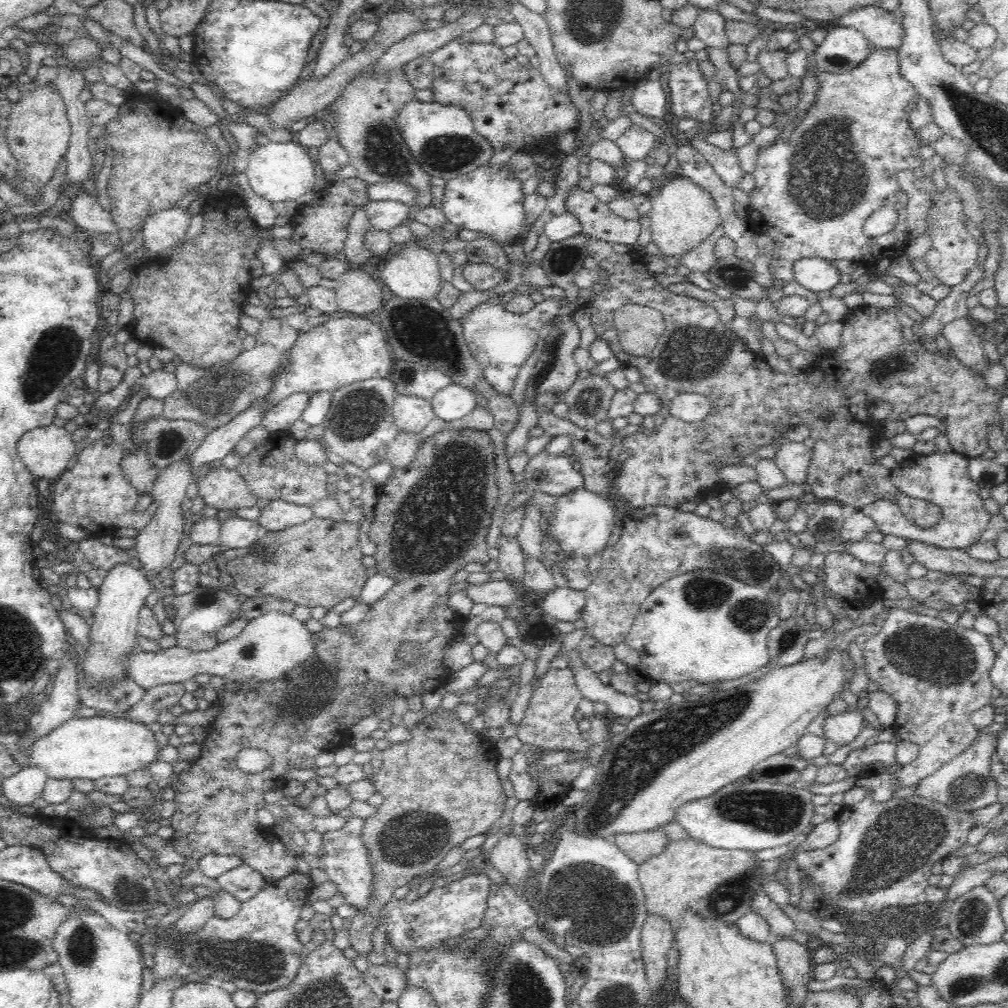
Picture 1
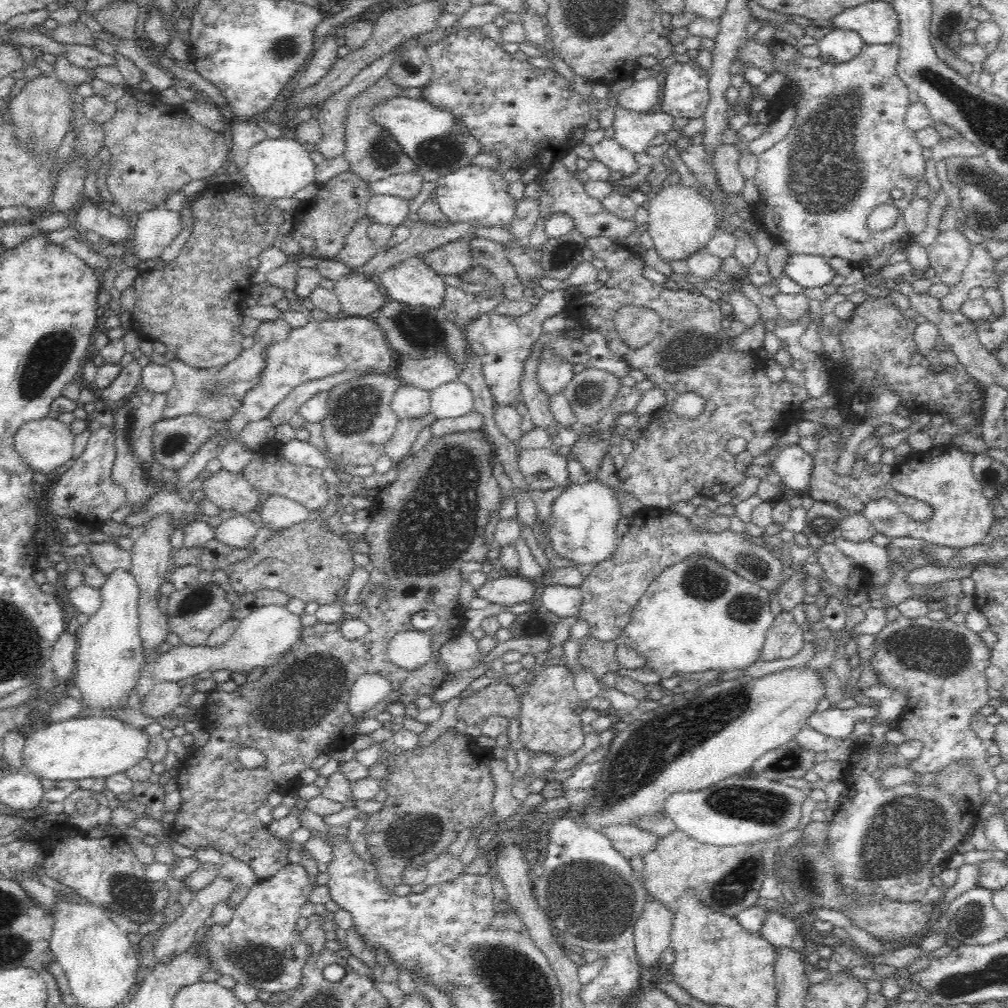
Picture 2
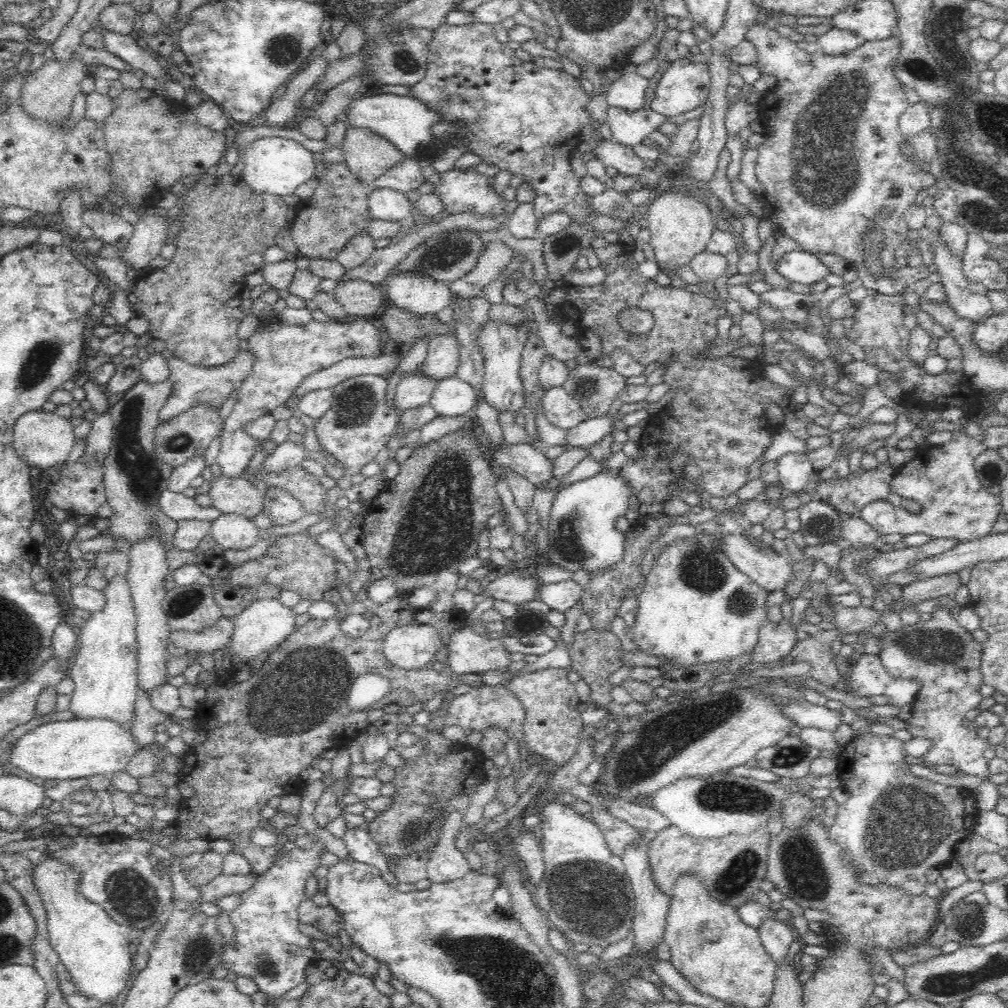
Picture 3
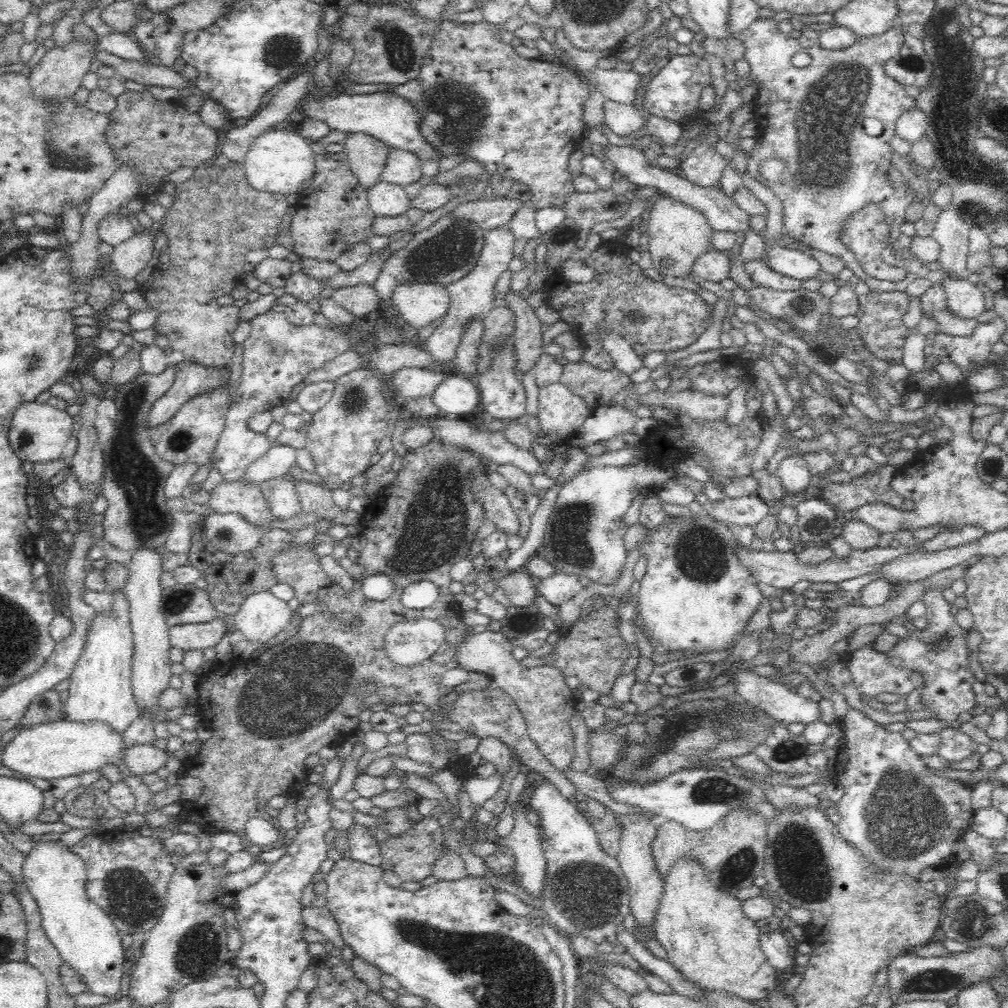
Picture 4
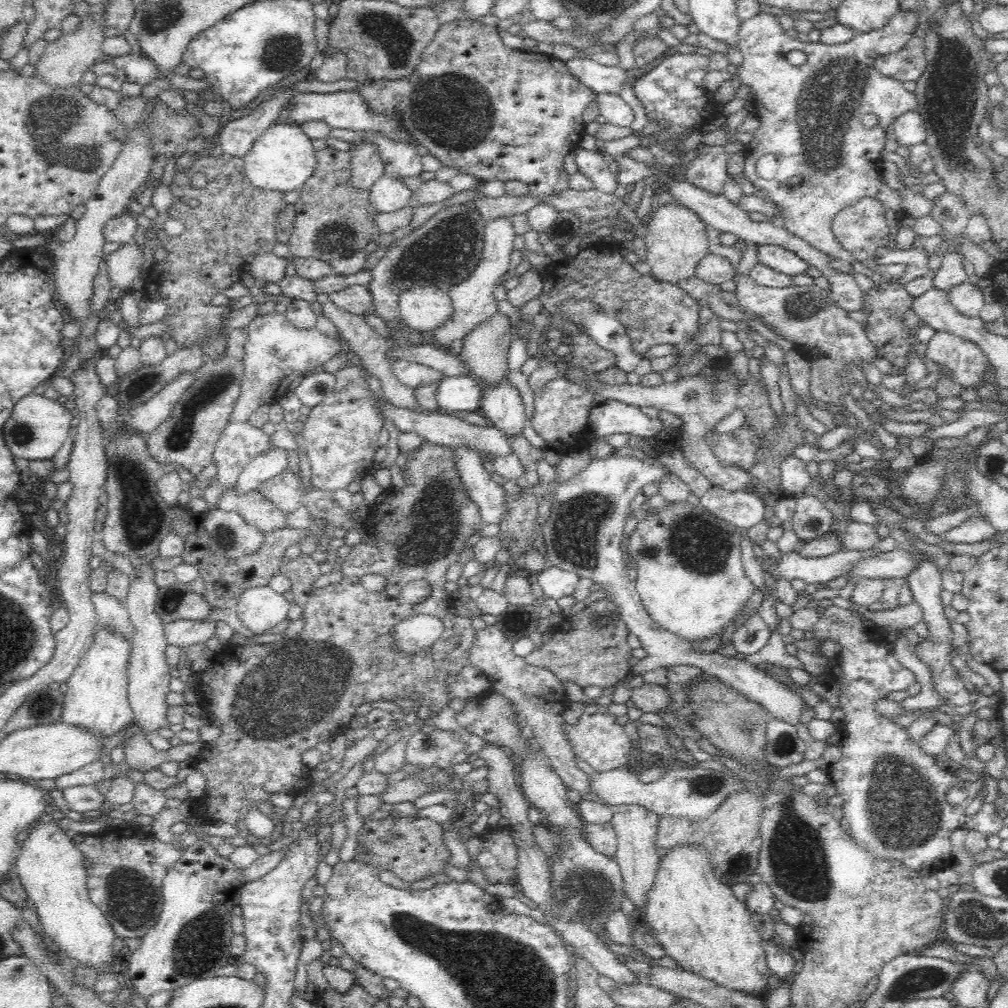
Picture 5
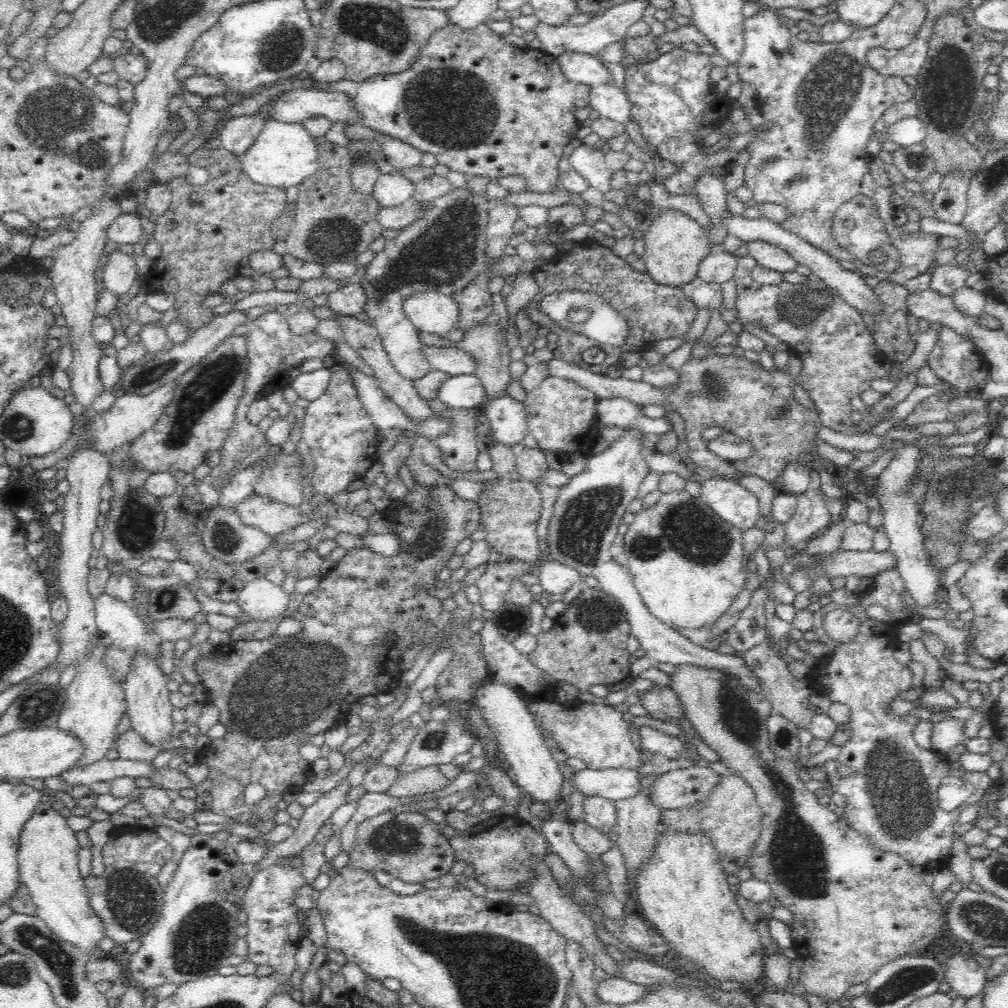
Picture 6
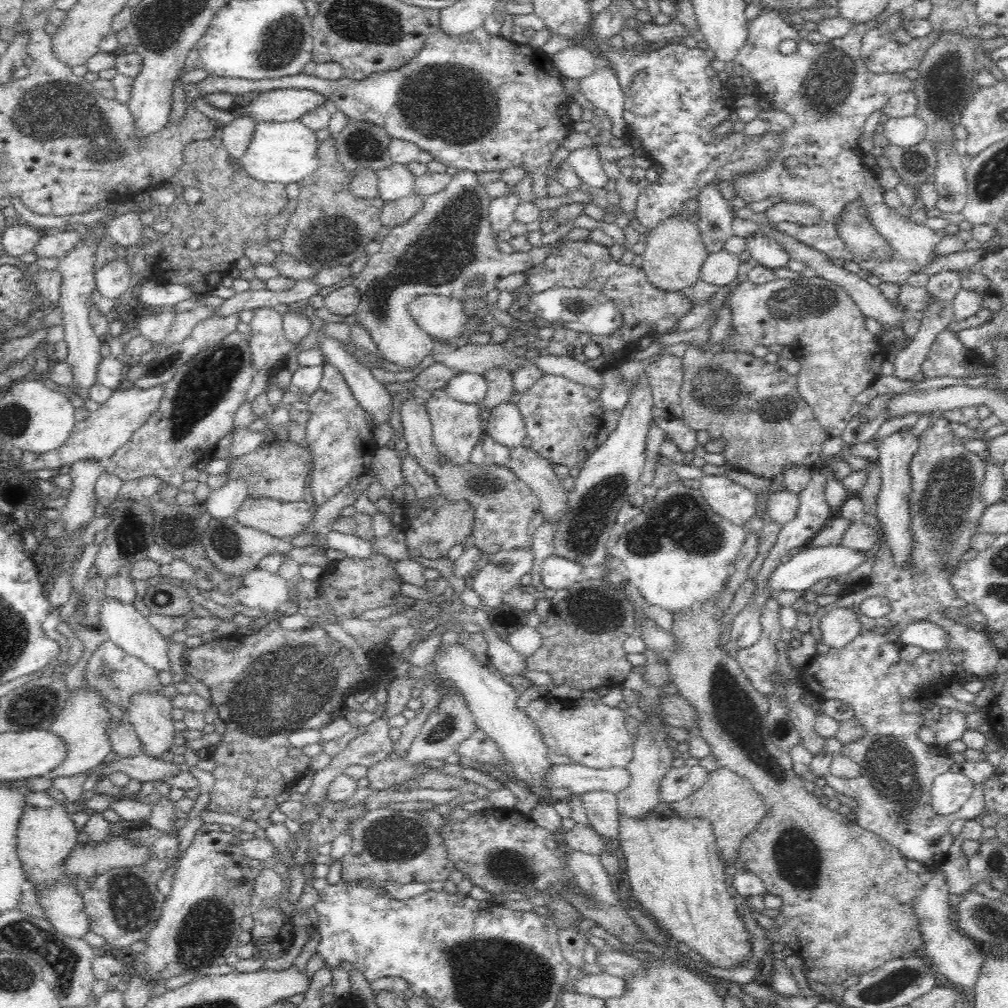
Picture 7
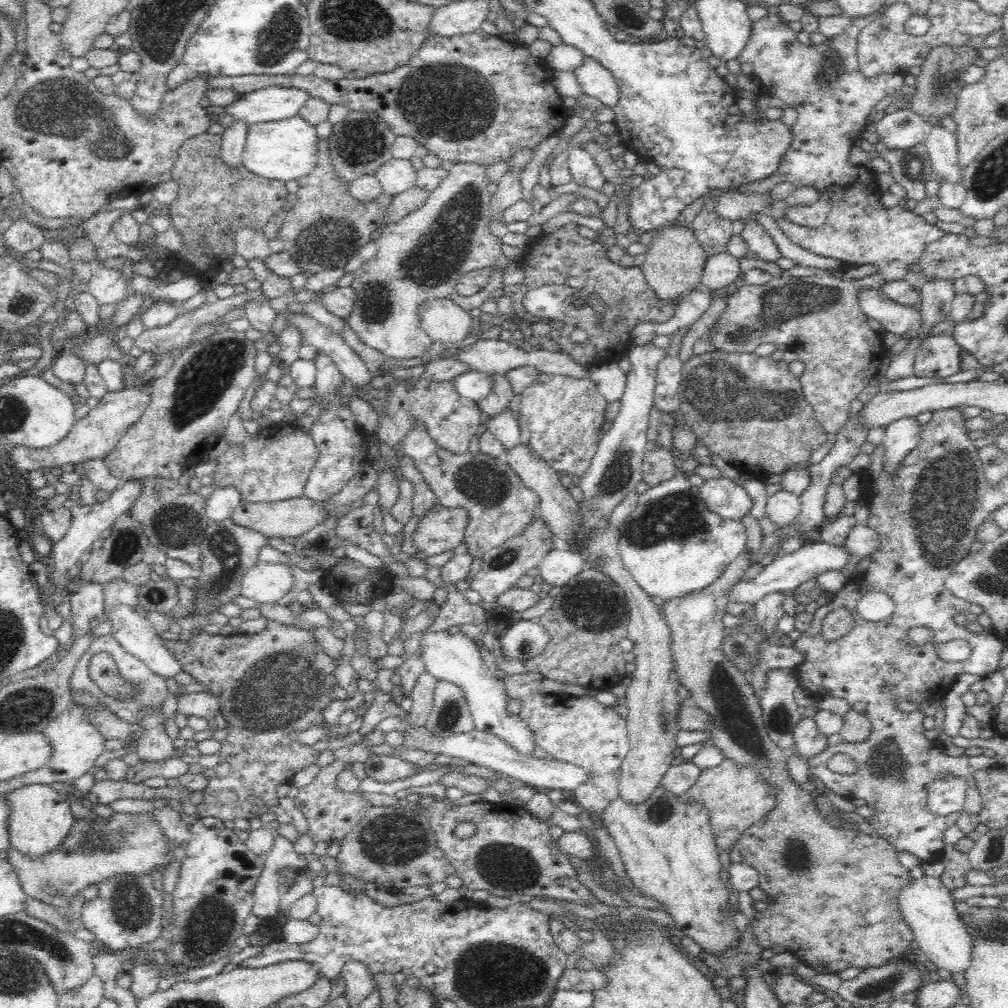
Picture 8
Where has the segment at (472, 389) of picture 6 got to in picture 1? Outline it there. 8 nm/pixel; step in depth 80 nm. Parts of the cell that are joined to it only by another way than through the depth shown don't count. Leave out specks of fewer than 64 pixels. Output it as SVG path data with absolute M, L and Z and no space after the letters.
M451 384L437 392L430 403L435 416L445 422L460 420L477 407L474 393L456 384Z

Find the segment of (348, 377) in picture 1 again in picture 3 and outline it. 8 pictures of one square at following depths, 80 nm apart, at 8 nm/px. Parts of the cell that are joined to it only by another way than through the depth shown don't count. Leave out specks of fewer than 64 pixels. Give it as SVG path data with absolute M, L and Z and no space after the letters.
M276 315L267 319L259 319L259 325L254 334L248 339L246 349L250 353L254 353L256 364L254 364L251 375L243 382L237 402L223 424L222 444L216 460L221 466L221 472L232 478L245 474L248 469L248 462L258 452L261 444L244 431L246 424L260 418L262 415L270 414L276 407L287 402L287 399L292 396L292 392L298 388L298 385L307 376L329 369L331 366L338 365L342 360L348 358L368 358L370 360L370 358L382 356L382 354L385 354L382 347L384 340L384 332L363 319L363 317L328 322L319 322L312 319L304 326L290 326L284 323L280 317L276 317Z

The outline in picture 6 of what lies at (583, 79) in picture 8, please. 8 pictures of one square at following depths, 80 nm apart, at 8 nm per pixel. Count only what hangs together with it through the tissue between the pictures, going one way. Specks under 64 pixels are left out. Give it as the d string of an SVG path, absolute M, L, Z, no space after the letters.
M615 83L590 88L590 95L590 106L600 117L622 125L632 122L632 105Z

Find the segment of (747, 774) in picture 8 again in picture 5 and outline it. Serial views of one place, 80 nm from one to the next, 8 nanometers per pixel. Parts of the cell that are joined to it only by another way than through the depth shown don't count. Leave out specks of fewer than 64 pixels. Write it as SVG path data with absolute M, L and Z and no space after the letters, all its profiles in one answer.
M750 791L729 796L709 819L690 823L682 817L665 816L659 819L656 838L656 854L660 863L669 852L682 845L698 845L708 853L708 863L718 881L728 885L744 884L746 876L757 872L759 852L762 845L760 823L764 814L763 805Z

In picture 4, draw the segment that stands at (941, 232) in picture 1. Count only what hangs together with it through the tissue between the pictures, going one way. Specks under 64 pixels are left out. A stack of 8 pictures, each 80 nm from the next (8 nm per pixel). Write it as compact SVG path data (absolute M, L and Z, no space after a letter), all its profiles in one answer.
M943 274L940 282L944 287L948 308L962 319L976 319L985 311L985 296L968 281L968 275Z

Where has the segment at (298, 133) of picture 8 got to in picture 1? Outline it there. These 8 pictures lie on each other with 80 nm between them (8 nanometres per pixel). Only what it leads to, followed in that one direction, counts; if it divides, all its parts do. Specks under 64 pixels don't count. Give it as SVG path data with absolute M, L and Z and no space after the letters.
M294 140L288 144L270 141L250 154L244 175L254 195L268 200L273 206L284 202L296 204L297 198L313 191L314 166L312 162L309 154L297 141Z

